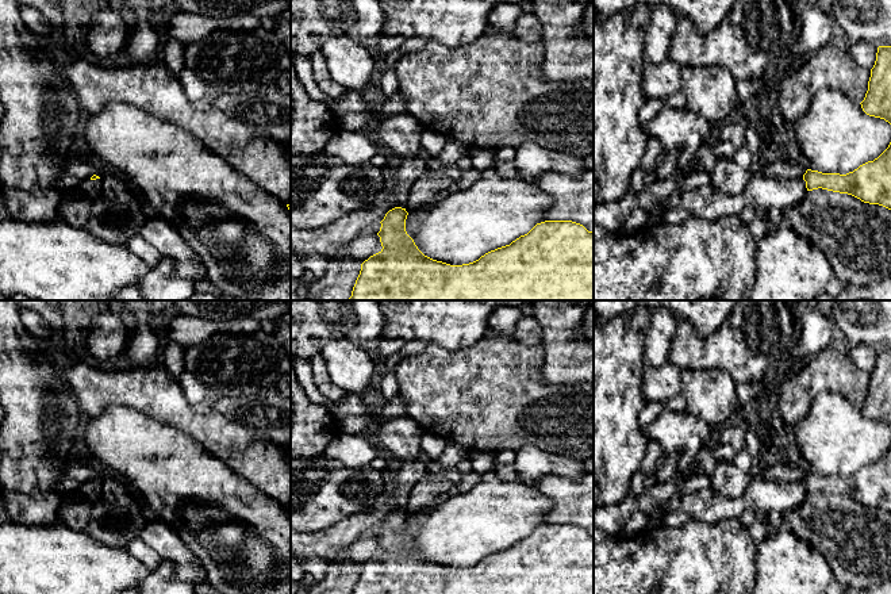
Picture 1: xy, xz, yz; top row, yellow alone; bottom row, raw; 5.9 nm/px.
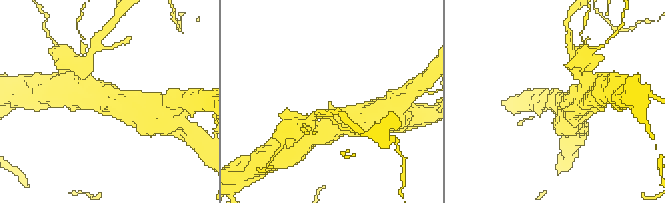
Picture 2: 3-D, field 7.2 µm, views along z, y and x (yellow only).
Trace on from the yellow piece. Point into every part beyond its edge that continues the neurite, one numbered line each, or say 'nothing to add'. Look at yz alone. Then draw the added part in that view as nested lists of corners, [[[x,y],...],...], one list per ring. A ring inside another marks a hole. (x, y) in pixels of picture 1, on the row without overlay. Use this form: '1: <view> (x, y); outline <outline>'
1: yz (761, 495); outline [[[760,474],[752,476],[745,494],[729,499],[711,487],[684,497],[675,495],[665,501],[660,509],[664,513],[684,511],[691,518],[707,524],[738,518],[746,507],[756,513],[781,511],[786,514],[800,505],[807,497],[806,484],[798,482],[769,482]]]

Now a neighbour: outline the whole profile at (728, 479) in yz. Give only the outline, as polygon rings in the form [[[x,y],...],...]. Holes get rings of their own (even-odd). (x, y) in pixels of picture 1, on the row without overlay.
[[[717,461],[715,470],[710,475],[710,487],[729,499],[737,499],[745,494],[750,479],[752,476],[734,463]]]

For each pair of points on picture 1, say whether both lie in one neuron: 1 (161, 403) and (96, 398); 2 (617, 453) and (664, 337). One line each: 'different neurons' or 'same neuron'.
1: same neuron
2: different neurons

